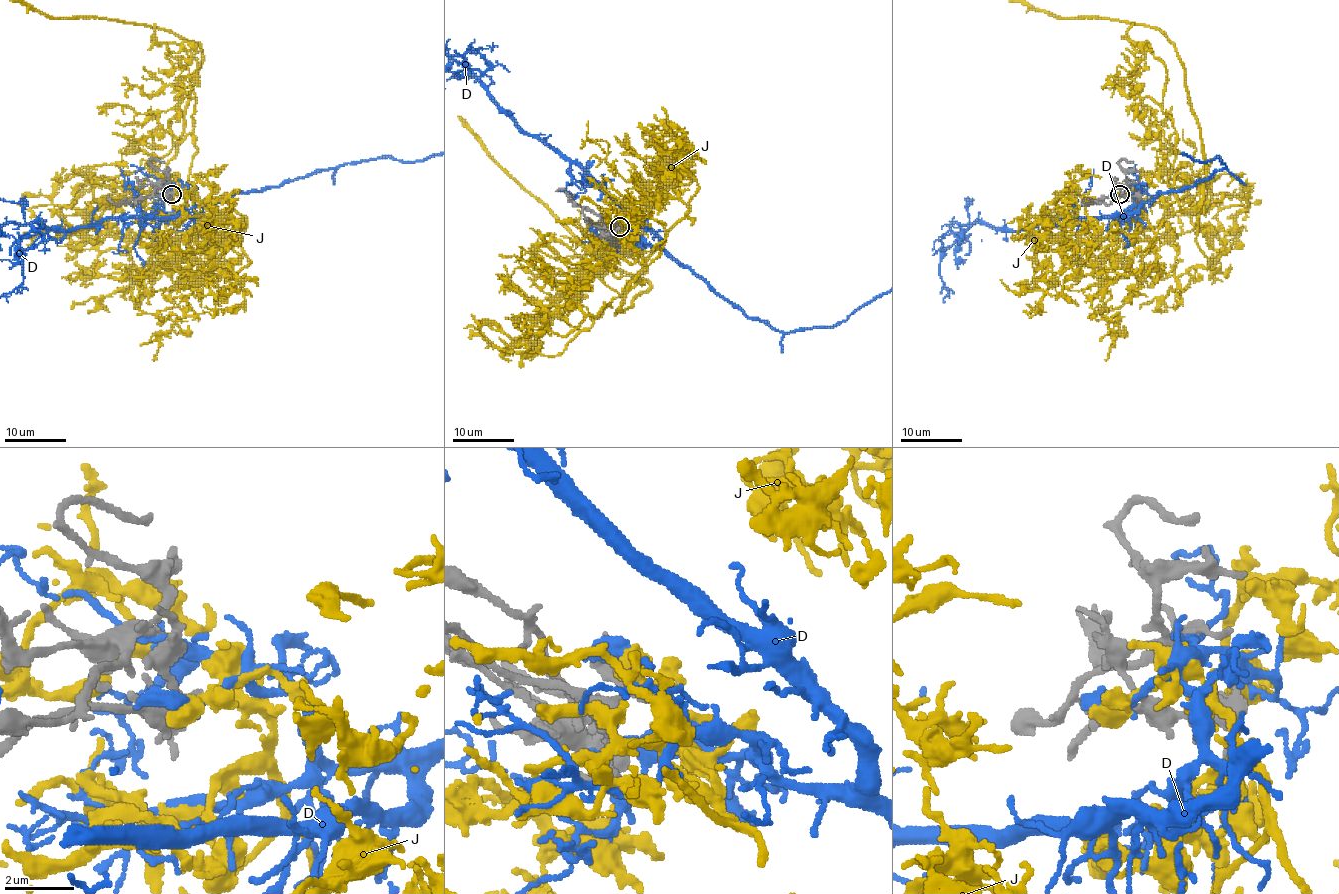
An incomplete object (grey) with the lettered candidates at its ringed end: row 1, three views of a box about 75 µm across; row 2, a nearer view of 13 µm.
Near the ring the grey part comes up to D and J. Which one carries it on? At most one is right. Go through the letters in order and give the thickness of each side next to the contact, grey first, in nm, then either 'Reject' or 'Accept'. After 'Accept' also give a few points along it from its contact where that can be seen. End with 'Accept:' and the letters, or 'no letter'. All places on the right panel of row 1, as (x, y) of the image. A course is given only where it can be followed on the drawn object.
D: Thickness 200 nm (grey) against 280 nm. Reject
J: Thickness 200 nm (grey) against 440 nm. Accept. Its course: (1121, 193), (1156, 236), (1142, 255), (1204, 195), (1171, 43)
Accept: J

